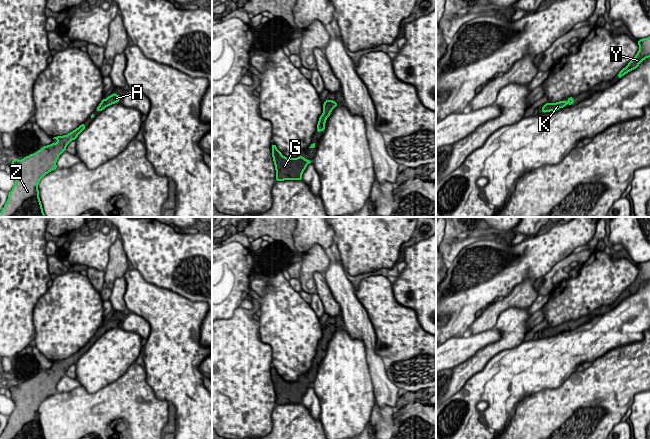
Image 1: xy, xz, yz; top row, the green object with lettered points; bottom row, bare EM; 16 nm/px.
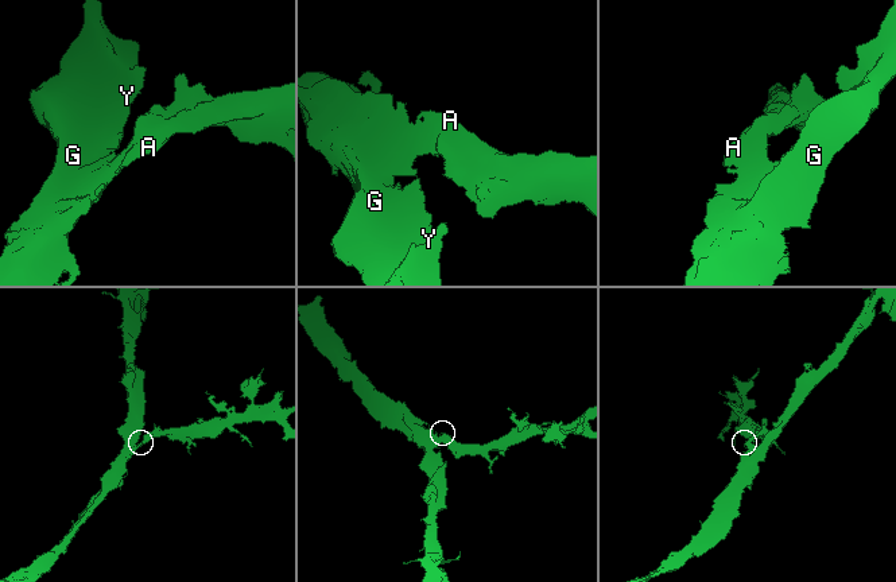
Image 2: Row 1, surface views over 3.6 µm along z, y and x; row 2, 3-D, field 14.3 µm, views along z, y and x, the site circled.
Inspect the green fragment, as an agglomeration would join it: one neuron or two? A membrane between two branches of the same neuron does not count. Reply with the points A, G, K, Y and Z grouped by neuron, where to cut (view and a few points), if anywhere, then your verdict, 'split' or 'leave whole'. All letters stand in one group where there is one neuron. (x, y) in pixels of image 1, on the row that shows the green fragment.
groups A G K Y Z; cut none; leave whole

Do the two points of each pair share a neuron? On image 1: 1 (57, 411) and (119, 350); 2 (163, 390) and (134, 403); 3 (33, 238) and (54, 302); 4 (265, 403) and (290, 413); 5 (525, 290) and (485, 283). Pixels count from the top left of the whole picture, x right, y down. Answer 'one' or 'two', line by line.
1: two
2: two
3: two
4: two
5: two

